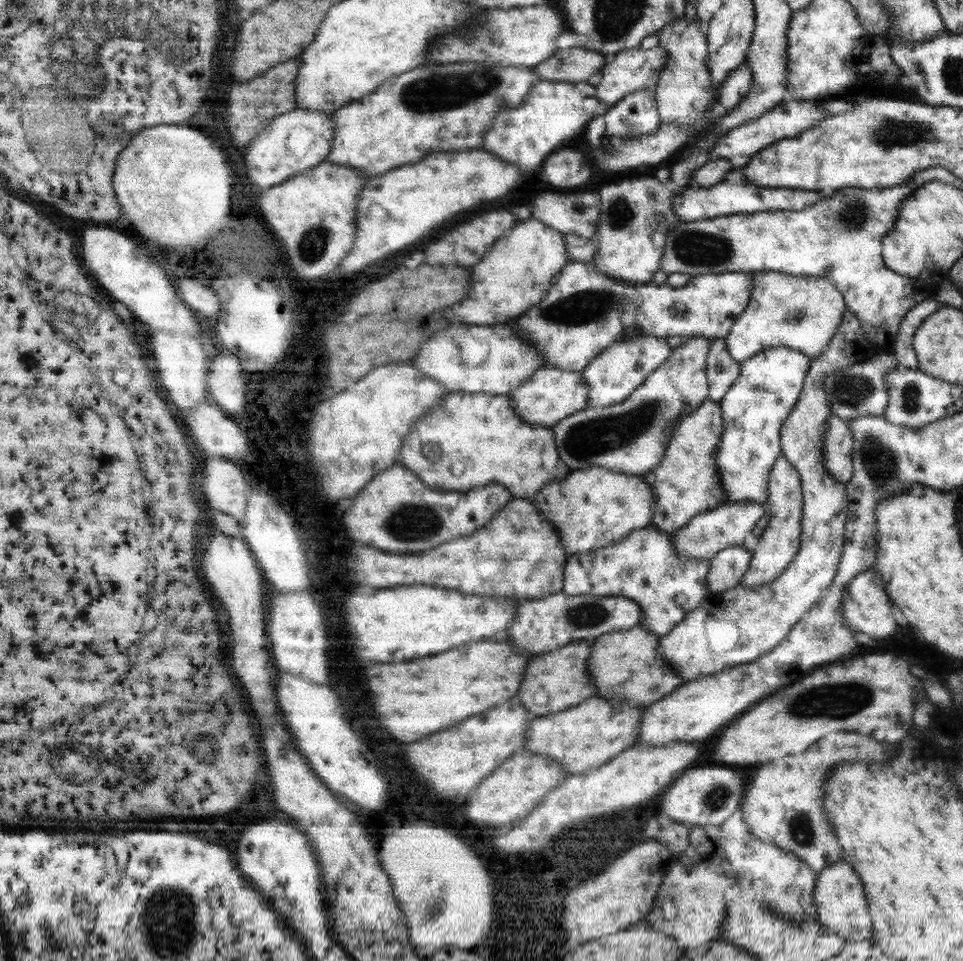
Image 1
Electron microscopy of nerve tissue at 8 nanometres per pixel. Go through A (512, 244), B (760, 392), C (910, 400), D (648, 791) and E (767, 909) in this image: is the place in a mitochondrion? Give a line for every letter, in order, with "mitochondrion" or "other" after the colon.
A: other
B: mitochondrion
C: mitochondrion
D: other
E: other

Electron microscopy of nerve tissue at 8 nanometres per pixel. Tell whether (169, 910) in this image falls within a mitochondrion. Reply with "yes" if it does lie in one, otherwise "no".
yes

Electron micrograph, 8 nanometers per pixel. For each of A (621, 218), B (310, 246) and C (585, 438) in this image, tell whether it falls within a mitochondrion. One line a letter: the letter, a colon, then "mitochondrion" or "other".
A: mitochondrion
B: mitochondrion
C: mitochondrion

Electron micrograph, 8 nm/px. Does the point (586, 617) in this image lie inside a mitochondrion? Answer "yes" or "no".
yes

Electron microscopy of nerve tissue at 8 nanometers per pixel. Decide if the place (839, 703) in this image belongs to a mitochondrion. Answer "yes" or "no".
yes

